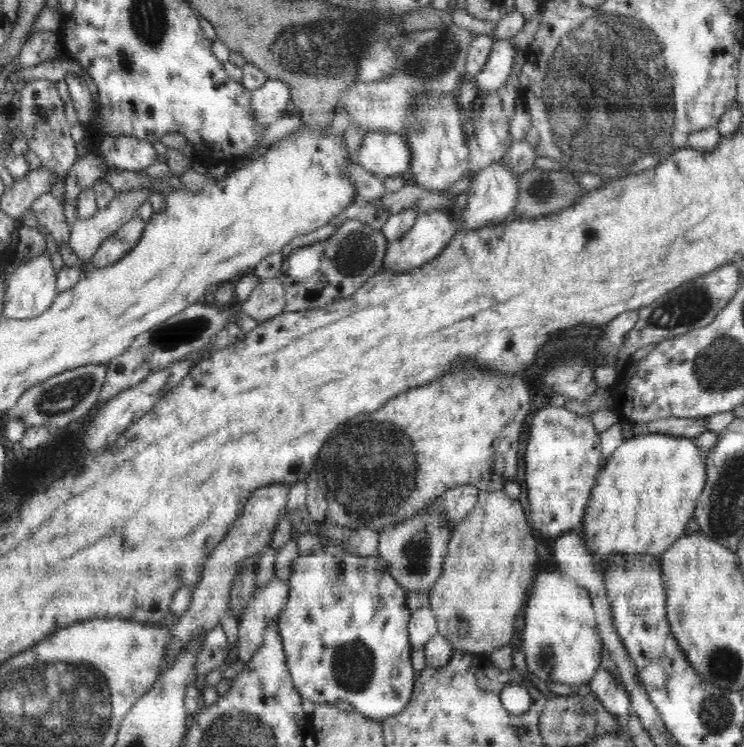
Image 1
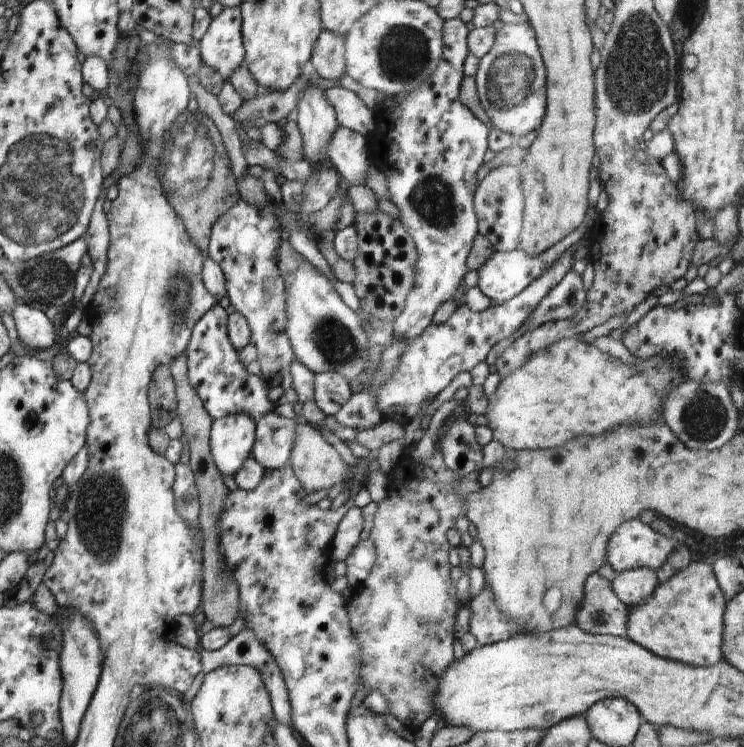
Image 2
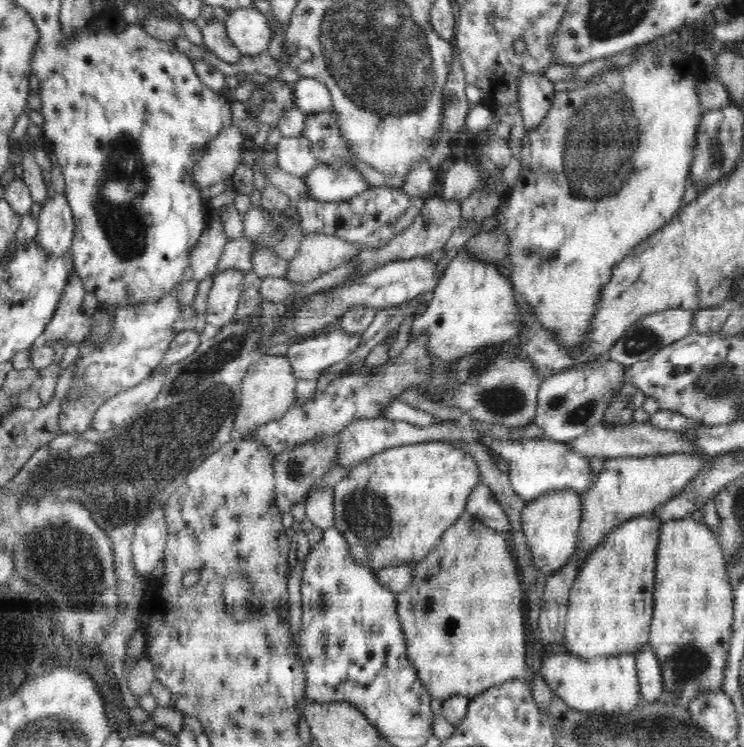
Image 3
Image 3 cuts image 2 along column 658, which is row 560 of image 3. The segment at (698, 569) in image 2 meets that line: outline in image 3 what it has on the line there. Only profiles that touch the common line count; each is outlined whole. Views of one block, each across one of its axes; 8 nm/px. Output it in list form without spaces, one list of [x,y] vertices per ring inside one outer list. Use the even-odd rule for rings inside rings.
[[[654,512],[625,520],[614,527],[596,547],[590,558],[582,564],[570,589],[566,611],[565,646],[580,659],[596,659],[604,655],[625,655],[642,651],[649,644],[654,608],[654,584],[660,519]]]

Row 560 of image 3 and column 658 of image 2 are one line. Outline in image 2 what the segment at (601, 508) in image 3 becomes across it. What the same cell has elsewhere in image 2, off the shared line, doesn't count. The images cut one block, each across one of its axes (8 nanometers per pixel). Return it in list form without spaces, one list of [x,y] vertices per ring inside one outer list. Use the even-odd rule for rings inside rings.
[[[640,568],[616,573],[612,580],[612,591],[618,599],[628,608],[642,606],[648,602],[652,592],[659,586],[658,576],[654,570]]]

